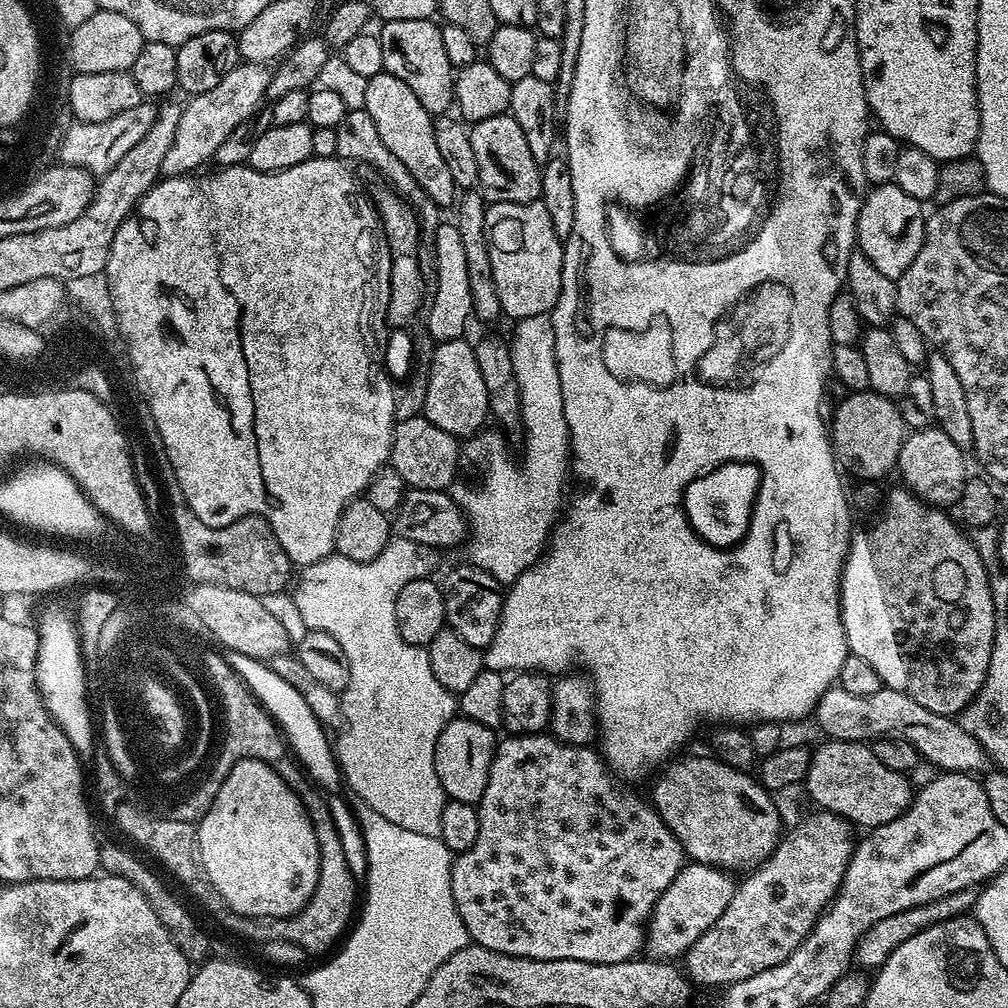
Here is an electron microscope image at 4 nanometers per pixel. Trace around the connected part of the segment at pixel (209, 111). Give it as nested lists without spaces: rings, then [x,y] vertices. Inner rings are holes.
[[[243,61],[226,74],[226,77],[218,82],[211,90],[206,90],[200,95],[192,96],[188,104],[184,104],[181,109],[178,122],[177,133],[174,134],[174,141],[170,148],[166,150],[166,155],[162,158],[162,168],[160,170],[163,177],[184,176],[197,171],[202,164],[208,163],[215,157],[218,146],[230,136],[239,131],[242,125],[258,108],[261,100],[267,97],[271,69],[267,65],[256,64],[254,62]]]

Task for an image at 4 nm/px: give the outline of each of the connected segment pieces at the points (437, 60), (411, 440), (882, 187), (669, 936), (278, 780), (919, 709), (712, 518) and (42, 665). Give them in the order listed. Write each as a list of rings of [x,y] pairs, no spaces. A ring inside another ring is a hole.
[[[386,20],[379,26],[384,71],[402,78],[434,118],[445,115],[454,104],[454,69],[442,47],[441,25],[432,20]]]
[[[422,414],[399,421],[396,431],[392,433],[390,466],[404,479],[408,488],[439,492],[451,489],[458,480],[456,467],[460,460],[462,461],[462,448],[457,437],[451,436],[446,430],[438,430],[438,426],[434,426],[434,422]]]
[[[895,182],[877,184],[871,191],[860,201],[860,213],[856,219],[856,243],[859,251],[874,262],[879,273],[897,281],[910,262],[918,258],[918,250],[924,241],[925,205],[910,198],[910,194],[906,194],[906,190],[899,188]]]
[[[695,862],[685,863],[654,906],[646,929],[647,955],[665,962],[683,957],[690,946],[694,946],[694,942],[698,942],[698,938],[702,938],[702,934],[706,934],[706,930],[718,922],[718,918],[722,918],[722,910],[730,906],[736,886],[737,881],[725,869]]]
[[[240,760],[232,767],[230,774],[226,774],[226,778],[220,783],[220,789],[210,806],[210,810],[206,810],[206,814],[198,822],[196,851],[200,854],[200,864],[204,868],[204,876],[211,884],[212,889],[216,891],[217,897],[224,899],[227,907],[237,913],[253,910],[256,913],[277,914],[284,910],[292,910],[294,906],[304,901],[304,896],[308,896],[308,892],[312,892],[312,880],[318,879],[322,874],[320,847],[314,838],[314,830],[310,826],[308,811],[300,805],[300,798],[293,792],[292,787],[273,768],[261,760]]]
[[[833,686],[826,694],[822,694],[820,703],[816,706],[814,720],[820,723],[825,737],[833,740],[875,742],[891,738],[913,744],[927,763],[929,760],[938,767],[936,769],[944,772],[980,774],[990,764],[988,752],[966,730],[962,730],[960,723],[953,717],[934,714],[926,710],[926,706],[918,706],[914,698],[893,688],[881,686],[878,694],[863,696],[850,694],[850,690]]]
[[[732,456],[732,460],[716,460],[712,468],[696,472],[696,477],[688,476],[680,495],[680,516],[684,516],[684,524],[690,525],[688,532],[698,534],[702,542],[721,548],[733,548],[735,544],[744,544],[744,540],[748,540],[752,520],[756,520],[756,512],[752,512],[748,504],[756,504],[752,496],[764,492],[760,460],[752,460],[752,456]],[[732,460],[740,460],[740,464],[732,464]]]
[[[46,609],[40,616],[38,631],[40,645],[36,655],[36,684],[40,688],[40,697],[44,699],[44,707],[74,746],[81,763],[91,763],[96,740],[92,738],[92,716],[88,713],[88,696],[84,693],[86,673],[84,661],[80,658],[81,634],[74,619],[73,609]]]

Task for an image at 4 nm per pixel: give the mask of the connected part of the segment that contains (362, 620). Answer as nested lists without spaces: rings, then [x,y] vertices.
[[[399,538],[389,539],[388,545],[382,550],[382,554],[378,554],[378,558],[374,558],[370,562],[354,562],[345,556],[333,554],[324,560],[319,560],[316,564],[307,565],[301,571],[304,572],[301,576],[299,573],[298,583],[295,585],[295,588],[297,588],[296,590],[294,588],[294,597],[306,628],[314,632],[330,634],[334,638],[334,642],[338,642],[338,646],[342,646],[342,654],[348,663],[348,686],[340,696],[340,714],[344,733],[337,740],[334,740],[336,763],[339,764],[347,787],[349,784],[356,791],[355,795],[359,799],[363,800],[365,804],[369,804],[374,810],[378,810],[378,814],[382,814],[382,818],[390,818],[390,822],[394,822],[394,826],[402,826],[402,830],[414,830],[414,834],[439,836],[440,827],[442,826],[442,810],[446,803],[446,797],[444,788],[438,782],[438,774],[434,766],[434,750],[442,730],[457,715],[458,700],[453,693],[446,690],[446,686],[442,686],[442,682],[438,682],[438,678],[434,678],[434,670],[430,670],[427,647],[407,644],[398,634],[398,626],[394,618],[394,602],[398,598],[402,586],[406,586],[406,582],[423,580],[431,573],[428,572],[432,568],[431,562],[428,561],[428,556],[429,553],[421,548],[419,544]]]

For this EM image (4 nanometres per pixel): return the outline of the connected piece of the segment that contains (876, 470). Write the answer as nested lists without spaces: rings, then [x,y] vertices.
[[[874,391],[853,392],[845,395],[836,413],[830,418],[830,439],[832,452],[836,455],[837,465],[845,473],[853,472],[861,481],[879,481],[888,471],[897,467],[900,458],[900,448],[904,445],[906,425],[900,417],[900,409],[895,399],[880,396]]]

